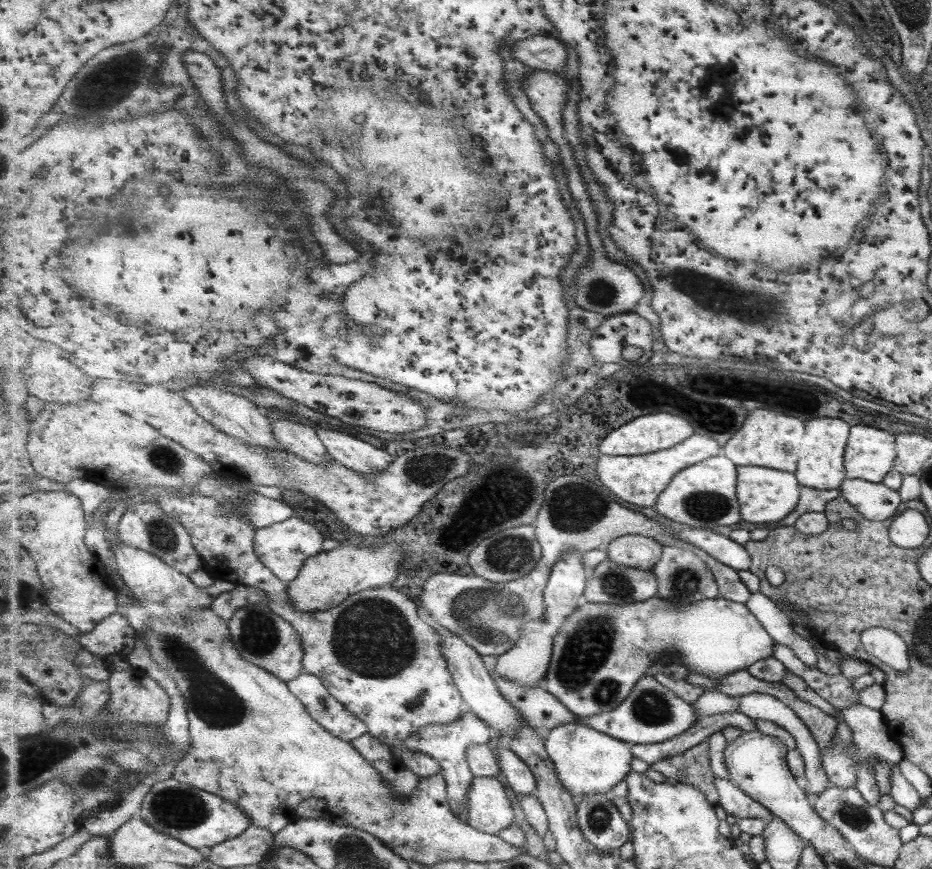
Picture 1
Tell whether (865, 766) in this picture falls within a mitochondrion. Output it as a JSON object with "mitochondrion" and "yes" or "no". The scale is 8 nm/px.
{"mitochondrion":"no"}

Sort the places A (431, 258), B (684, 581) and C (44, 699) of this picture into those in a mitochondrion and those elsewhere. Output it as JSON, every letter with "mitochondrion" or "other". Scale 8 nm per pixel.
{"A":"other","B":"mitochondrion","C":"other"}

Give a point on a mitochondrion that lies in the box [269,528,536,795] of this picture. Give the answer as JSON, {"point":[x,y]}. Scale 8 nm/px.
{"point":[372,637]}

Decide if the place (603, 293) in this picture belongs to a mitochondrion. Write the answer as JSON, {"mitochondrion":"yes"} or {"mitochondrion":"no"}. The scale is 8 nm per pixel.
{"mitochondrion":"yes"}

